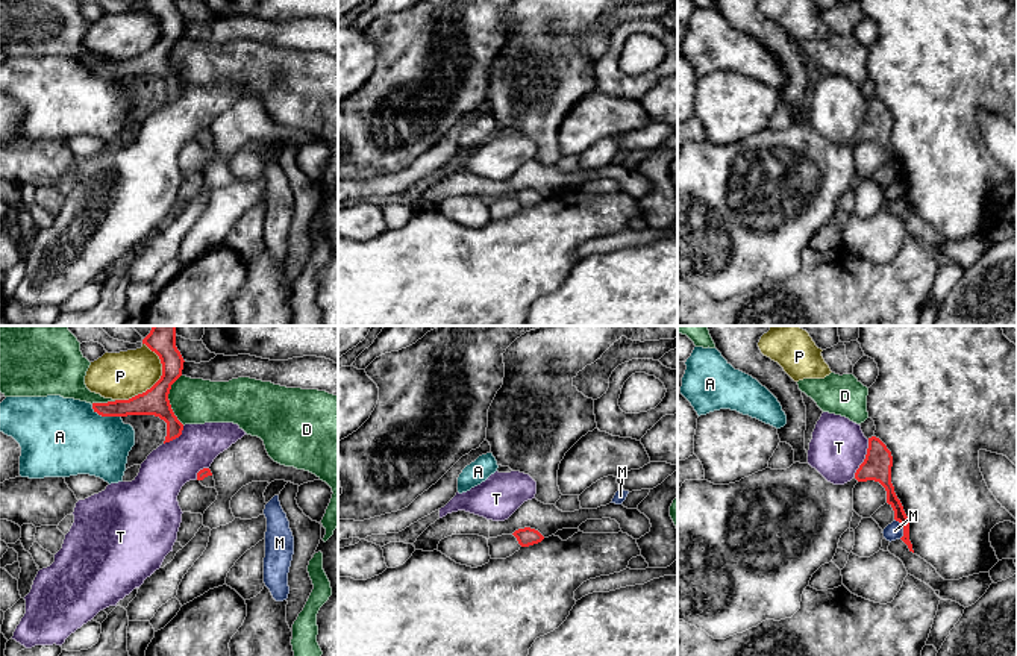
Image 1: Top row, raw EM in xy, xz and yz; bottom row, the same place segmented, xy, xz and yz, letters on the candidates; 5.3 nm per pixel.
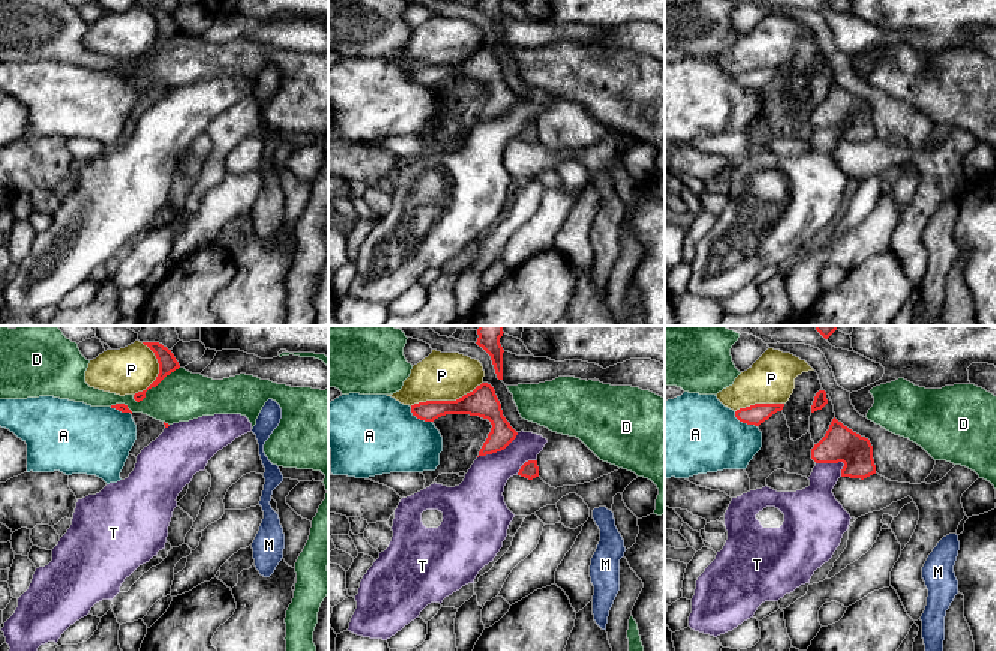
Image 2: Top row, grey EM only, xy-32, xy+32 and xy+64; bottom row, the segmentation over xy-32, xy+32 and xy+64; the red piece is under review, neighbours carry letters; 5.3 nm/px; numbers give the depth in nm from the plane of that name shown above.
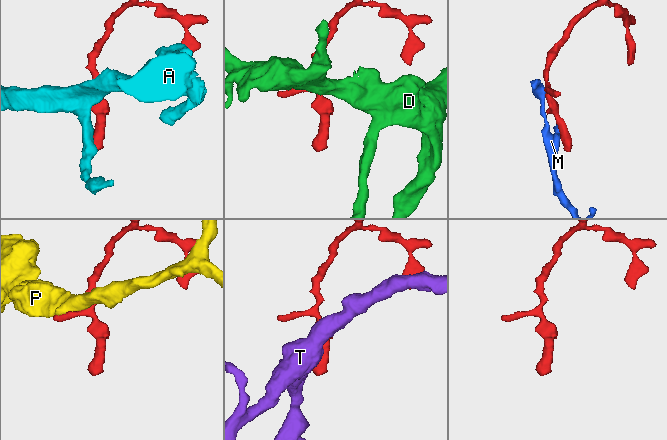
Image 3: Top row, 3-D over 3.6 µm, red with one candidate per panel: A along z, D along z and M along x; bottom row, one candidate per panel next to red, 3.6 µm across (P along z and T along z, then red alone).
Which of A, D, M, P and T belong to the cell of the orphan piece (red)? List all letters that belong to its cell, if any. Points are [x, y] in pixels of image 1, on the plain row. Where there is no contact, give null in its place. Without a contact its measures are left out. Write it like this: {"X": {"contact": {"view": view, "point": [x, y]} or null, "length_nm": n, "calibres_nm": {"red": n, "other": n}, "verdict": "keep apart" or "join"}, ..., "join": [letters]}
{"A": {"contact": {"view": "xy", "point": [105, 76]}, "length_nm": 170, "calibres_nm": {"red": 130, "other": 420}, "verdict": "keep apart"}, "D": {"contact": {"view": "xy", "point": [168, 61]}, "length_nm": 280, "calibres_nm": {"red": 140, "other": 240}, "verdict": "keep apart"}, "M": {"contact": {"view": "yz", "point": [904, 190]}, "length_nm": 120, "calibres_nm": {"red": 60, "other": 90}, "verdict": "keep apart"}, "P": {"contact": {"view": "xy", "point": [156, 43]}, "length_nm": 340, "calibres_nm": {"red": 140, "other": 260}, "verdict": "keep apart"}, "T": {"contact": {"view": "yz", "point": [866, 118]}, "length_nm": 220, "calibres_nm": {"red": 150, "other": 300}, "verdict": "keep apart"}, "join": []}

